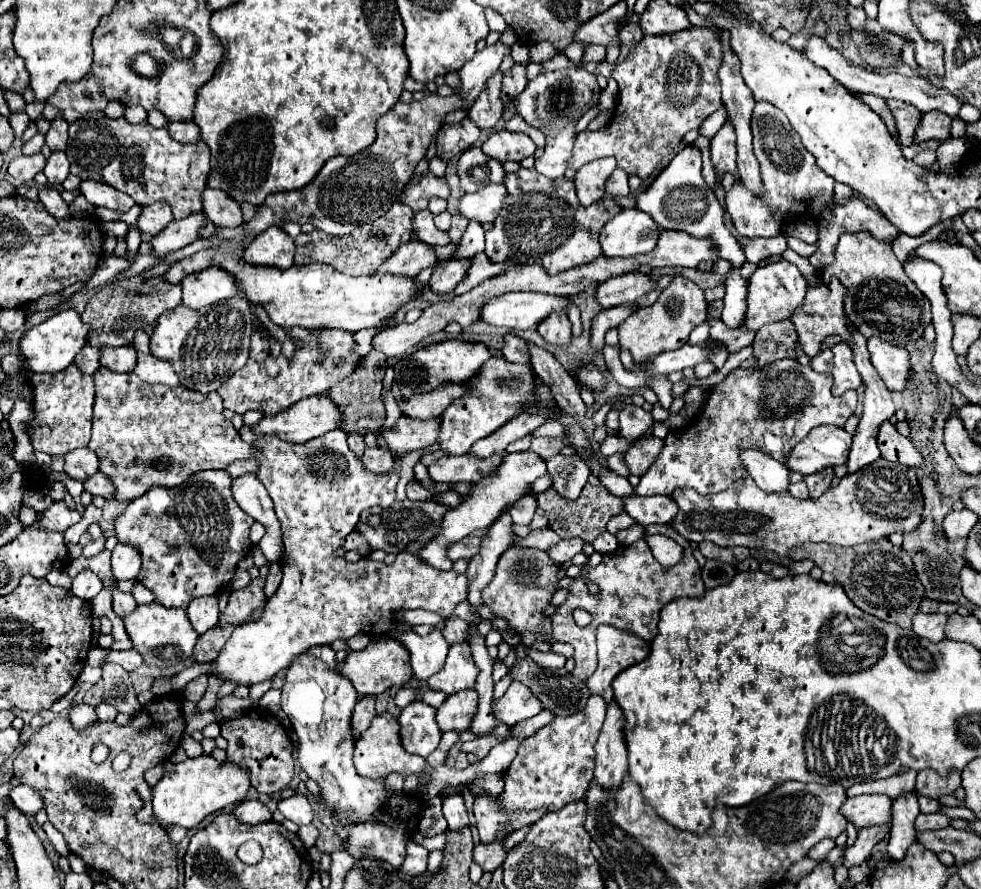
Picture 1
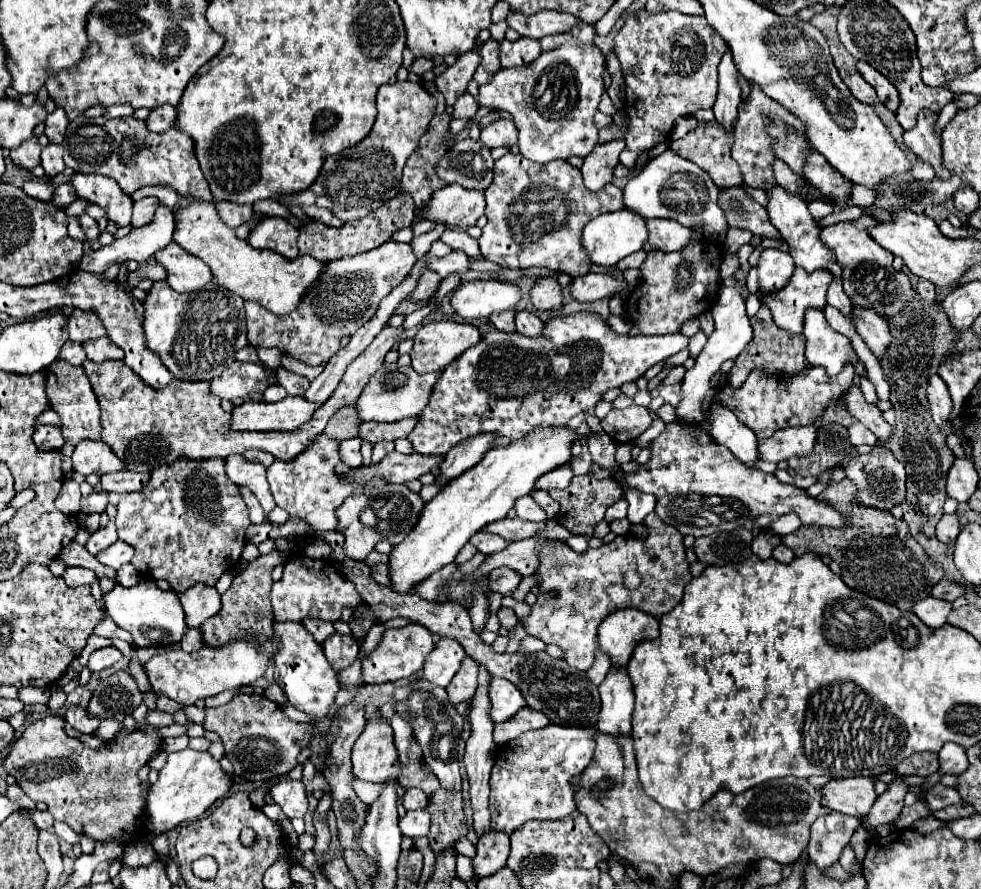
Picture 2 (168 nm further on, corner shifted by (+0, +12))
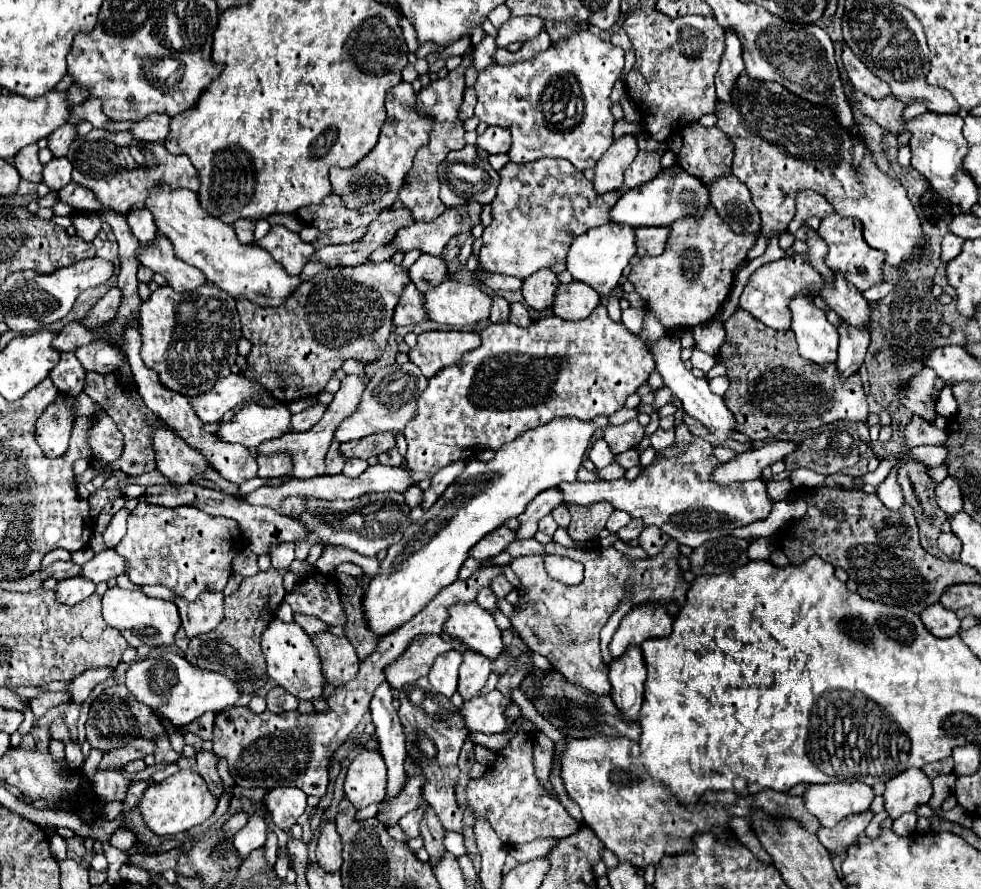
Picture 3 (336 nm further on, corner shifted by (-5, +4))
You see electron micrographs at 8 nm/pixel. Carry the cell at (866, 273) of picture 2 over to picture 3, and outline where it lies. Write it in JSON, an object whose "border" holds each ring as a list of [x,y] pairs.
{"border":[[[832,213],[830,217],[822,219],[818,235],[828,243],[826,265],[832,271],[842,273],[844,279],[848,279],[848,283],[852,283],[854,287],[858,287],[860,293],[866,291],[866,289],[870,289],[872,285],[880,285],[882,283],[882,277],[884,277],[884,271],[882,271],[884,253],[876,251],[876,249],[872,249],[872,247],[868,247],[864,243],[860,221],[856,221],[856,219],[844,219],[844,217]]]}

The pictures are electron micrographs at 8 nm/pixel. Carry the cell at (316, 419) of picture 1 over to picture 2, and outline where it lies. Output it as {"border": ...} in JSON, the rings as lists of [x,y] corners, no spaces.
{"border":[[[285,397],[277,403],[263,403],[263,401],[245,401],[239,407],[233,407],[231,411],[231,429],[235,431],[293,431],[295,427],[307,423],[307,419],[313,415],[313,411],[319,405],[307,403],[303,397]]]}

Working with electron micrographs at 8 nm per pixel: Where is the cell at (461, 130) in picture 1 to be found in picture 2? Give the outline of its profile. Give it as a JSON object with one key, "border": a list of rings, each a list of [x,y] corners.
{"border":[[[463,93],[453,105],[453,117],[455,119],[471,119],[477,113],[477,109],[479,109],[479,105],[477,105],[475,97],[471,97],[469,93]]]}

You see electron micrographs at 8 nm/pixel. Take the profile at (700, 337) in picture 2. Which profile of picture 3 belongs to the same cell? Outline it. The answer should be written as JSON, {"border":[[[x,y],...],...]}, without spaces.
{"border":[[[712,319],[712,321],[704,323],[704,325],[698,325],[692,331],[694,331],[696,349],[700,349],[704,353],[710,353],[710,355],[716,355],[718,349],[720,349],[720,345],[726,339],[724,325],[718,319]]]}

